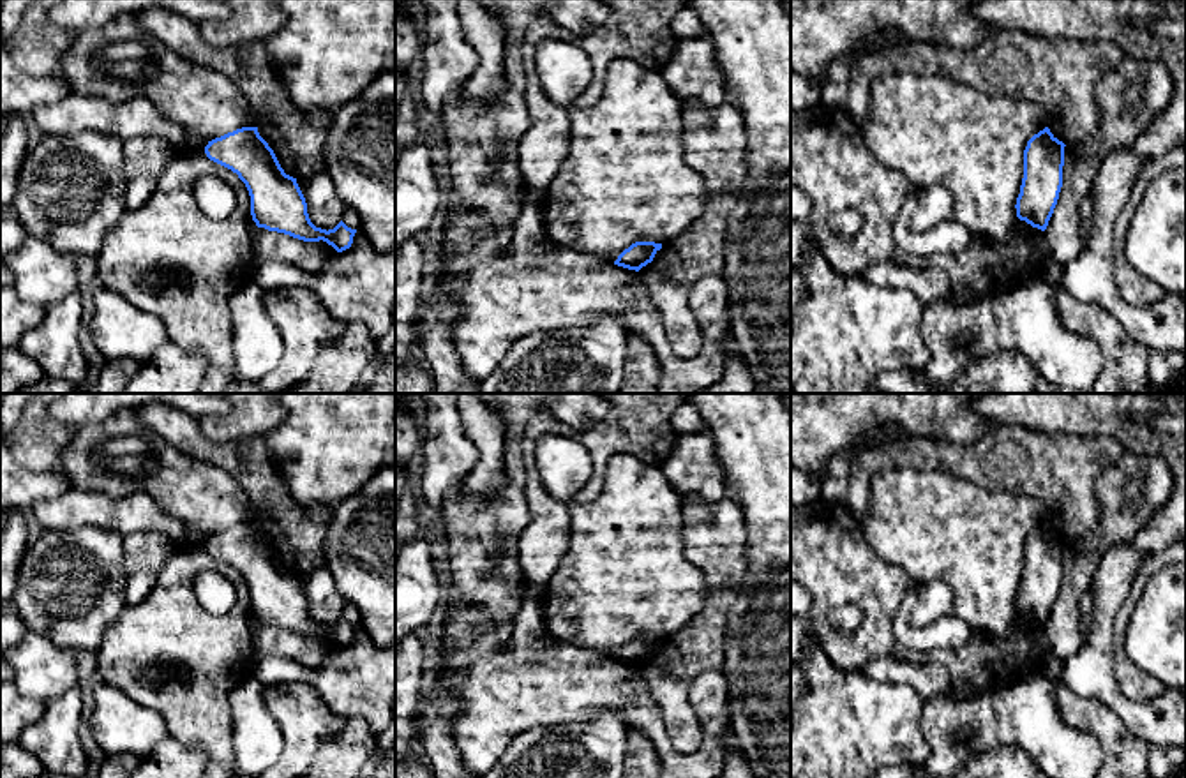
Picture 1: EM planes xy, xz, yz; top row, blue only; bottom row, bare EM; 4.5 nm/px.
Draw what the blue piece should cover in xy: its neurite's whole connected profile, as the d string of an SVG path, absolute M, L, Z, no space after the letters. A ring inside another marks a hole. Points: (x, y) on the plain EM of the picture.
M242 522L208 536L210 556L231 565L251 591L251 610L258 623L289 630L304 637L327 637L337 647L351 642L360 621L358 610L346 603L334 625L316 623L307 609L296 573L284 568L274 545L258 522Z

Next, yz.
M1048 522L1034 529L1024 545L1024 573L1017 593L1017 612L1047 625L1062 582L1064 538Z

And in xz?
M635 637L618 651L614 660L639 667L642 662L653 656L660 644L662 639Z

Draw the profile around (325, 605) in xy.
M327 566L316 568L309 575L296 575L305 598L311 617L321 625L334 625L346 607L346 600L337 593L334 577Z

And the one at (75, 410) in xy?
M58 393L48 413L56 422L76 429L152 402L166 404L196 420L222 416L231 409L228 393Z

